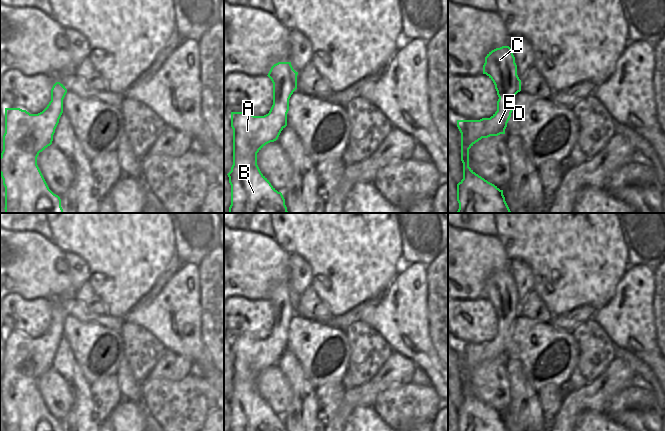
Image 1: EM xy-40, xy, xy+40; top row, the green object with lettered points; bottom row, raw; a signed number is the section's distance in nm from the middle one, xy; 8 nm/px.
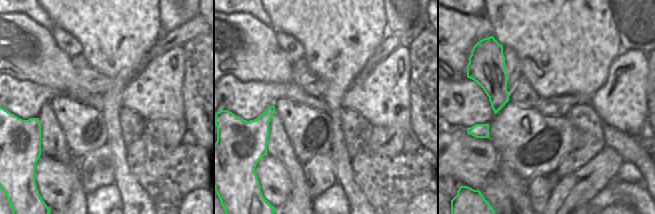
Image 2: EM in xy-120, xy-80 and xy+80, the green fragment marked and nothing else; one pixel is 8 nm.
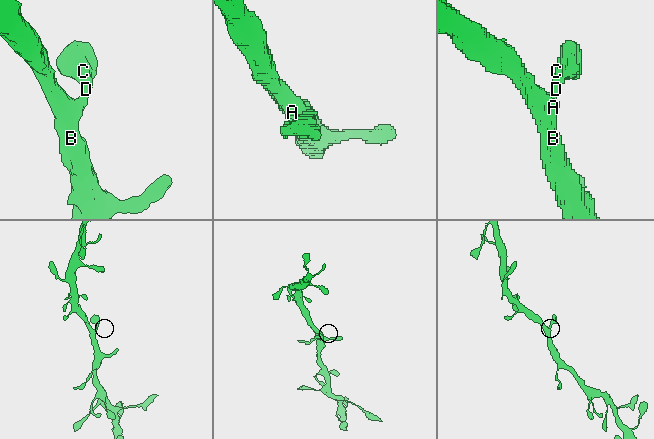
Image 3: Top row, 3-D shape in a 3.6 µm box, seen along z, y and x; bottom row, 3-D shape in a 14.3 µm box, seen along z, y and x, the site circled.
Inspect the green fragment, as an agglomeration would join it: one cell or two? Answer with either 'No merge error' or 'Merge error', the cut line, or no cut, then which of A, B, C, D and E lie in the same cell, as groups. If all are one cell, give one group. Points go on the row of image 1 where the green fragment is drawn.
No merge error. No split. Groups: A B C D E.

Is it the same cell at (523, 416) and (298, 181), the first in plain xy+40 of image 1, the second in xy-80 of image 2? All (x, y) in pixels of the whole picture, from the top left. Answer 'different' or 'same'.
same

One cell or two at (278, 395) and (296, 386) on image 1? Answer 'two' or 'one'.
two

